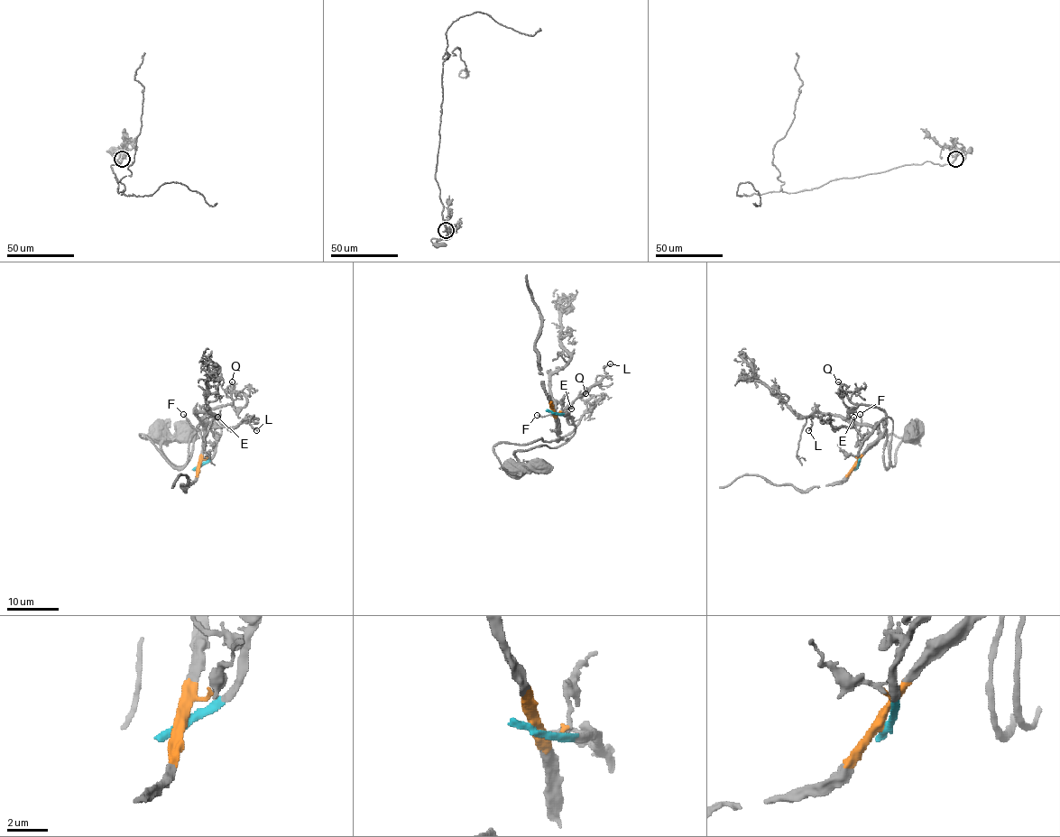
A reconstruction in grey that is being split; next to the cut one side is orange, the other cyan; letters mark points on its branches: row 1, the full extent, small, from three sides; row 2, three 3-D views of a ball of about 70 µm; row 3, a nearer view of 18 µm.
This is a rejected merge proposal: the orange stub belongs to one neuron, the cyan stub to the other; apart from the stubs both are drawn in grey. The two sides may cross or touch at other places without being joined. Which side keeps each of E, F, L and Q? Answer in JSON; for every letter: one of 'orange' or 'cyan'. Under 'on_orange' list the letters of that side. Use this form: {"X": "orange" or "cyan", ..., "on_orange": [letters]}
{"E": "cyan", "F": "cyan", "L": "cyan", "Q": "orange", "on_orange": ["Q"]}

